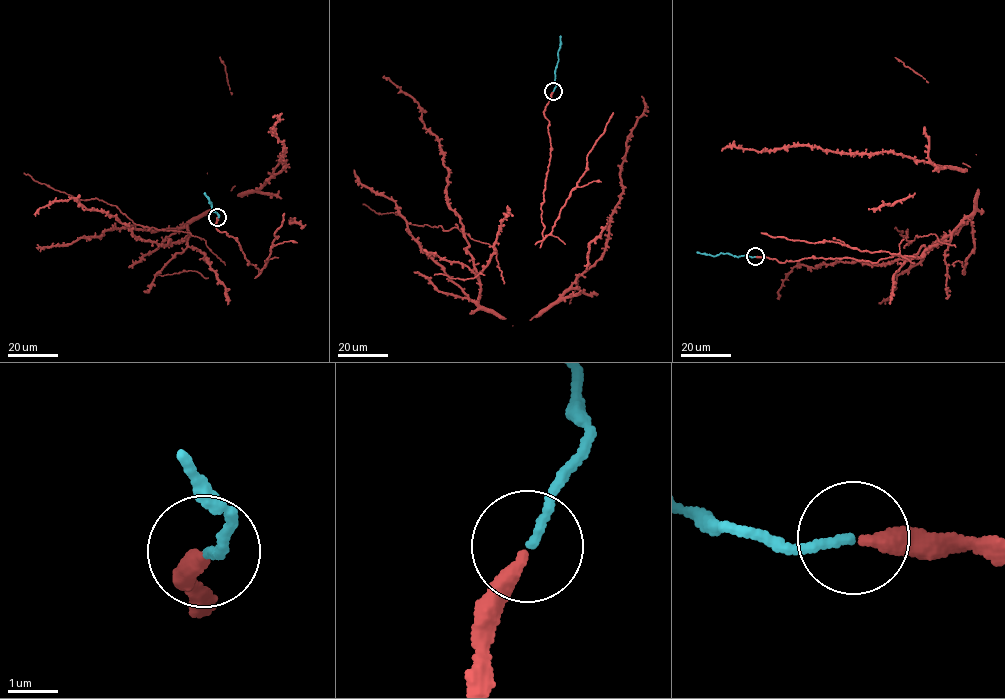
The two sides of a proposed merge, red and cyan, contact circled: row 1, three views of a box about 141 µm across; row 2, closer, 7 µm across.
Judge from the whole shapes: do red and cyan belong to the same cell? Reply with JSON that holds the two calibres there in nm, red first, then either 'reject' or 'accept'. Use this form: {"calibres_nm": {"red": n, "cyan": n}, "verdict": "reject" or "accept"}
{"calibres_nm": {"red": 320, "cyan": 170}, "verdict": "accept"}

